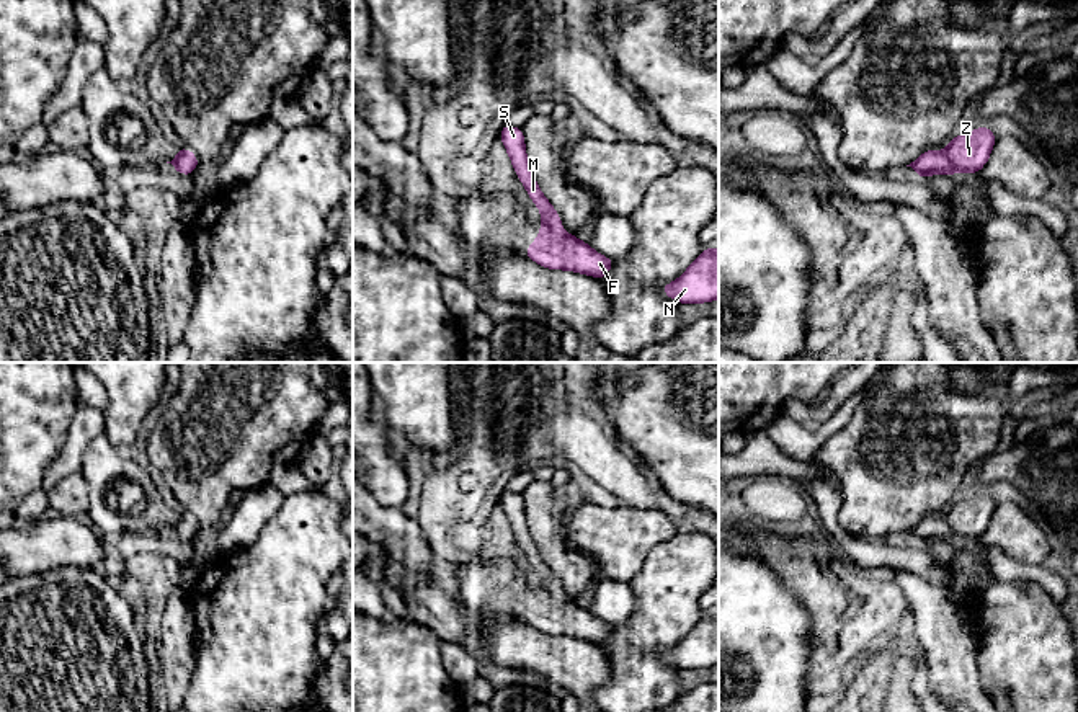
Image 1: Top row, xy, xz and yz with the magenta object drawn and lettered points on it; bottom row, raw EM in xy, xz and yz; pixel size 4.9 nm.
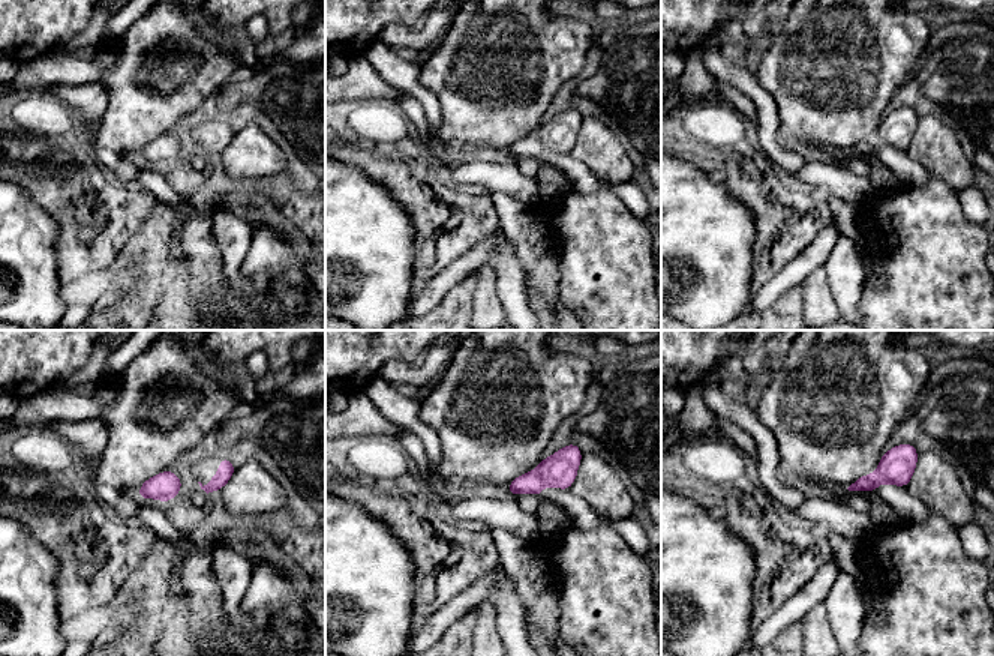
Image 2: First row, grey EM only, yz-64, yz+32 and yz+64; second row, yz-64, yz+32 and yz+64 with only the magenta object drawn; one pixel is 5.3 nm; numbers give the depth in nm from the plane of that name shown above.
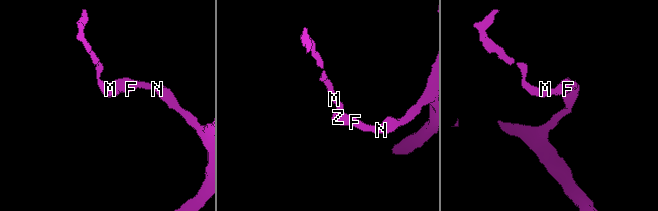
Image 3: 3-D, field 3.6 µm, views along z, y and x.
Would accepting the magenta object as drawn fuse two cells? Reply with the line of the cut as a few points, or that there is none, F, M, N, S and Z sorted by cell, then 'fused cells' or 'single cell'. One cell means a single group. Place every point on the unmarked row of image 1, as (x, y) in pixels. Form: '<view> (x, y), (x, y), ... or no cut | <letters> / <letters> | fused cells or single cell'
xz (543, 588), (551, 595), (561, 596) | F N Z / M S | fused cells

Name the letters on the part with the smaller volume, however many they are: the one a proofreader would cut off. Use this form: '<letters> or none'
M, S

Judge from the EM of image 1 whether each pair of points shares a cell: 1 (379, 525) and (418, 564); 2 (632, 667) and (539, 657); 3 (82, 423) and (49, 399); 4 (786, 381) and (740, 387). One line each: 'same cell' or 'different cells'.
1: same cell
2: different cells
3: different cells
4: same cell

